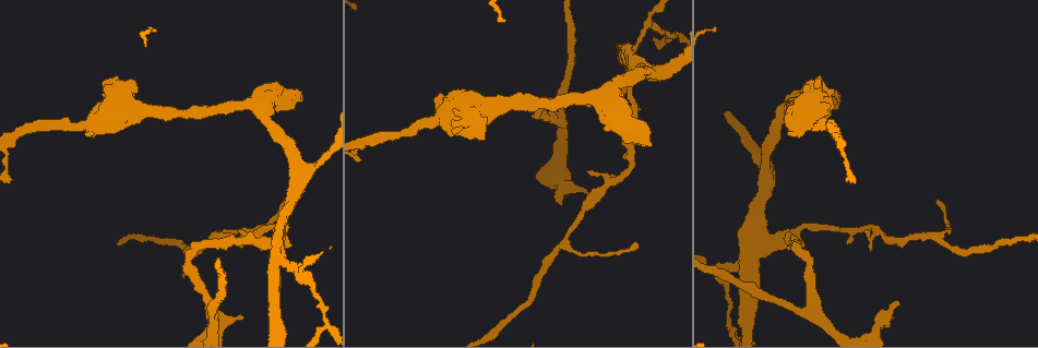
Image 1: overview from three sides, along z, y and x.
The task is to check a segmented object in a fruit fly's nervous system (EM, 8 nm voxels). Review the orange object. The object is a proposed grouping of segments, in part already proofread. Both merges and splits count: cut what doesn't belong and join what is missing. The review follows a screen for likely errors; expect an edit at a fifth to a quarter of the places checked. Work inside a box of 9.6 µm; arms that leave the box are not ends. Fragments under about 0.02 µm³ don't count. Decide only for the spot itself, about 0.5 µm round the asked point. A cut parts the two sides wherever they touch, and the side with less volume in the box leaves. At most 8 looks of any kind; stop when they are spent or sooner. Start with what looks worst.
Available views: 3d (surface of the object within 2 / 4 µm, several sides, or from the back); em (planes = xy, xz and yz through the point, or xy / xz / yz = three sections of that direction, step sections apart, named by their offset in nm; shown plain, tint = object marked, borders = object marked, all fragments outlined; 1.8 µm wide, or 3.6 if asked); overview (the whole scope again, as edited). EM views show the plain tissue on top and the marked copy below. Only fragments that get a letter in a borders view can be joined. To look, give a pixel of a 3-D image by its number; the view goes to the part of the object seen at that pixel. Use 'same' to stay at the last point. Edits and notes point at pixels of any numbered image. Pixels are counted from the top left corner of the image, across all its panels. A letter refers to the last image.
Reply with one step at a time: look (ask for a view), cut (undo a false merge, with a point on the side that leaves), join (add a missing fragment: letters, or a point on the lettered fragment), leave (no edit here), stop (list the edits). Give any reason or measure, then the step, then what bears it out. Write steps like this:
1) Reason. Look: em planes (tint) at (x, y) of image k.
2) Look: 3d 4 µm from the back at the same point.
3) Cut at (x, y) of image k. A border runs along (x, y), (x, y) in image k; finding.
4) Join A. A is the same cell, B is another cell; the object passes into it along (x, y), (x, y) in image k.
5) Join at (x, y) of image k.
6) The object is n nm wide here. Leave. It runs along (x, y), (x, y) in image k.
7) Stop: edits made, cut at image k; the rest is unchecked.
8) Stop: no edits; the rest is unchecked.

Three-way junction. Look: em planes (tint) at (627, 58) of image 1.

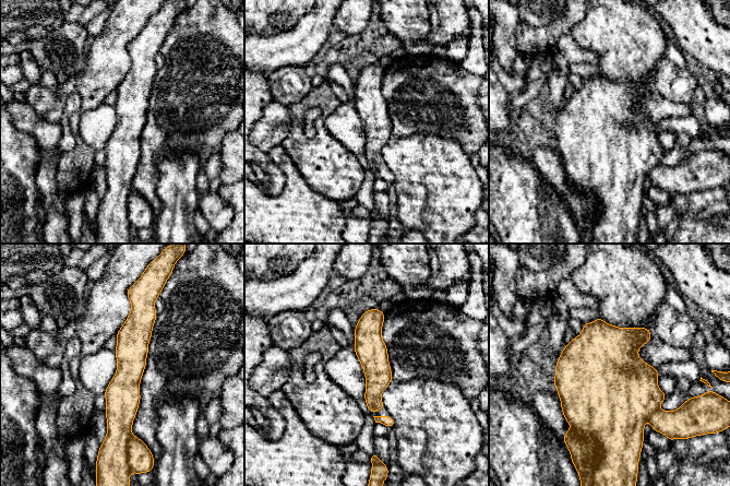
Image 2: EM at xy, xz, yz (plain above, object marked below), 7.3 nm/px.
What lies round it. Look: em planes (borders) at the same point.

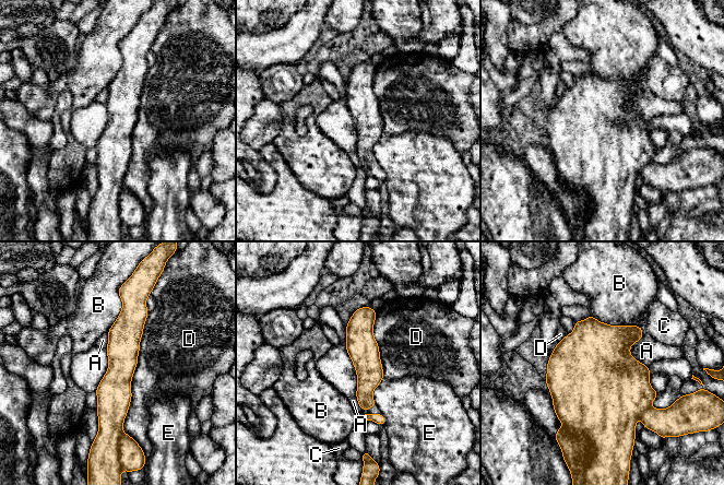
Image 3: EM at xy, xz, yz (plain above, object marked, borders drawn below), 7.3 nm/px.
The longest contact is with D, 950 nm. Cut at (576, 448) of image 3. A, B, C, D and E are other cells; a border runs along (562, 425), (573, 434) in image 3; a second neuron is stuck on.

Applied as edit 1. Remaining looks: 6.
Look: overview.

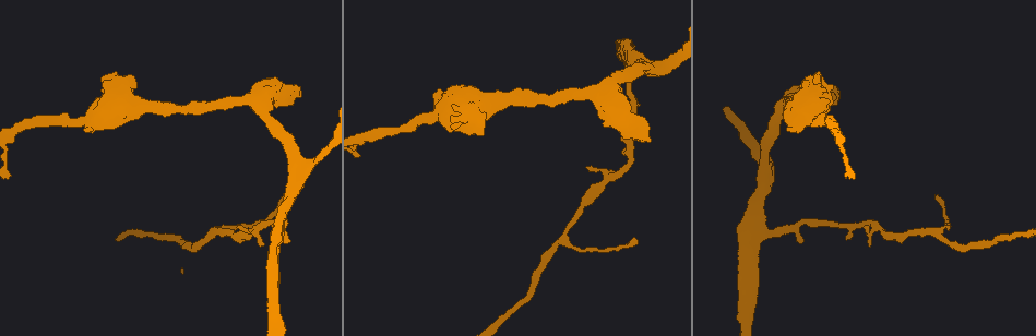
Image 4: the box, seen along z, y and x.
Tapers out. Look: em yz step 4 (tint) at (940, 200) of image 4.

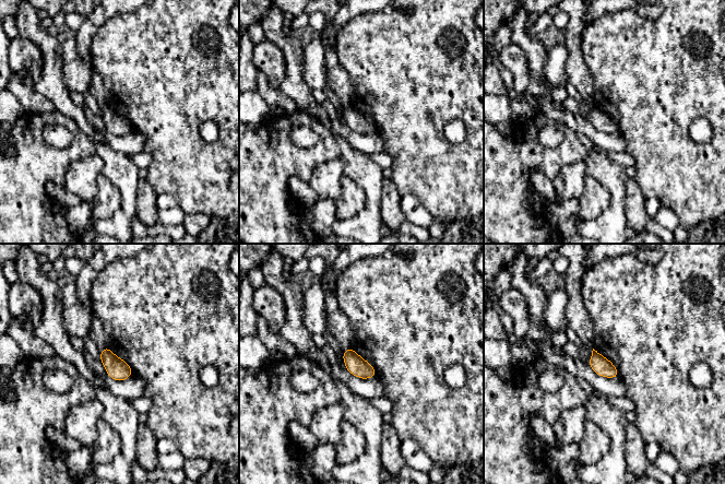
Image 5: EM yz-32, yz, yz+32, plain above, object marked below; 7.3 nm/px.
Look: em planes (borders) at the same point.

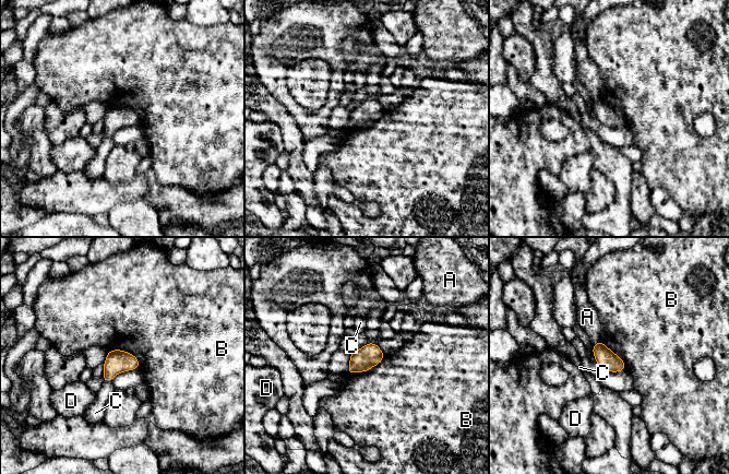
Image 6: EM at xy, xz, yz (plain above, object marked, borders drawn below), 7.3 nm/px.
The longest contact is with B, 320 nm. Leave. A, B, C and D are other cells; none of them fits.

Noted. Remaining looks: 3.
Calibre changes. Look: em 3.6 µm planes (borders) at (280, 97) of image 4.

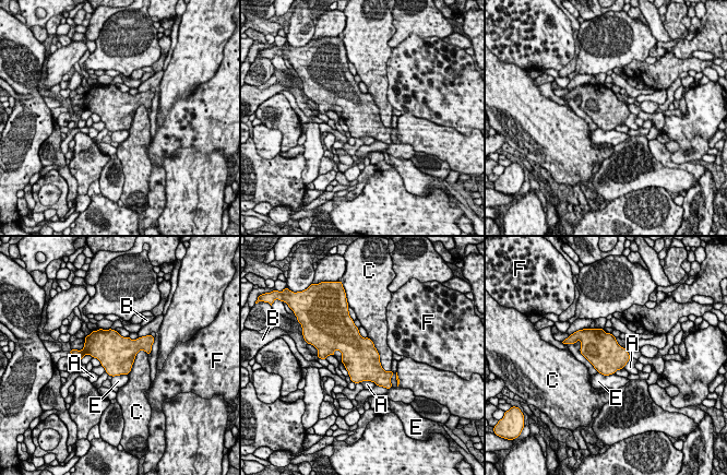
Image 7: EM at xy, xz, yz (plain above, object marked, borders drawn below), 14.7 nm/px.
The longest contact is with C, 600 nm. Leave. A, B, C, E and F are other cells; a border runs along (368, 336), (380, 365), (390, 371) in image 7; all the same neuron.

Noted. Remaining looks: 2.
Stop: edits made, cut at image 3; the rest is unchecked.

